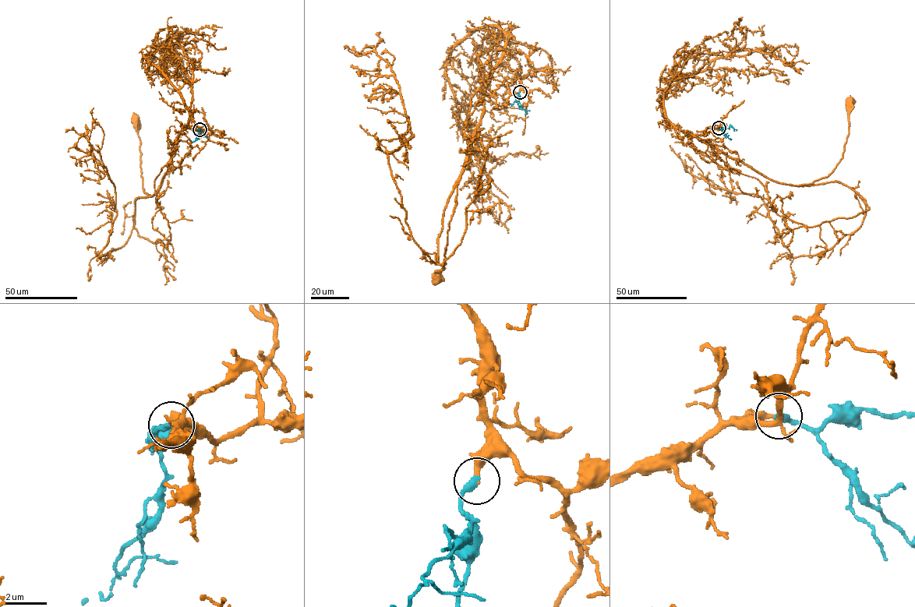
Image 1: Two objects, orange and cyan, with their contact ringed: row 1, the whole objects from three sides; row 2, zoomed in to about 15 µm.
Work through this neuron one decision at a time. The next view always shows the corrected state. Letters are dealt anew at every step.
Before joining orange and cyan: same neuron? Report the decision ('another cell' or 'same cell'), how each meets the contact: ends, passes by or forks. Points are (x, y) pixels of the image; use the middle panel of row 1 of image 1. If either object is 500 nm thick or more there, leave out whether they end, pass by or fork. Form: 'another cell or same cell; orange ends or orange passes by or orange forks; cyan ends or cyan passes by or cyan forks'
same cell; orange ends; cyan ends

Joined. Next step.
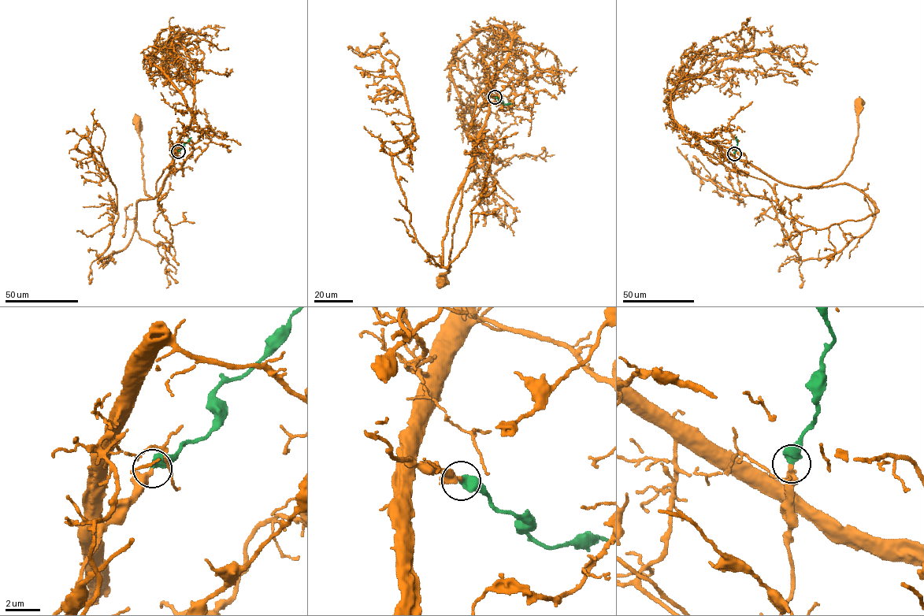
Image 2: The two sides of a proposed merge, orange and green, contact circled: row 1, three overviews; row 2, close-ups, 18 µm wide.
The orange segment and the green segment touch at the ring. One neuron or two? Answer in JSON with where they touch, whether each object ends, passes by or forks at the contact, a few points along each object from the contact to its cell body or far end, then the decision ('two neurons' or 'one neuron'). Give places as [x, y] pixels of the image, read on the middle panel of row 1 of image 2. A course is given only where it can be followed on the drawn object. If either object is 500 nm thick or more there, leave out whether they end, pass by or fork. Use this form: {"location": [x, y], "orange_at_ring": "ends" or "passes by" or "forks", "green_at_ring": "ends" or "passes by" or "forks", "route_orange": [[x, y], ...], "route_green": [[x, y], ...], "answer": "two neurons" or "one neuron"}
{"location": [495, 97], "route_orange": [[495, 98], [484, 91], [488, 78], [489, 113], [462, 187], [449, 268], [443, 282]], "route_green": [[495, 98], [503, 104], [512, 103]], "answer": "one neuron"}

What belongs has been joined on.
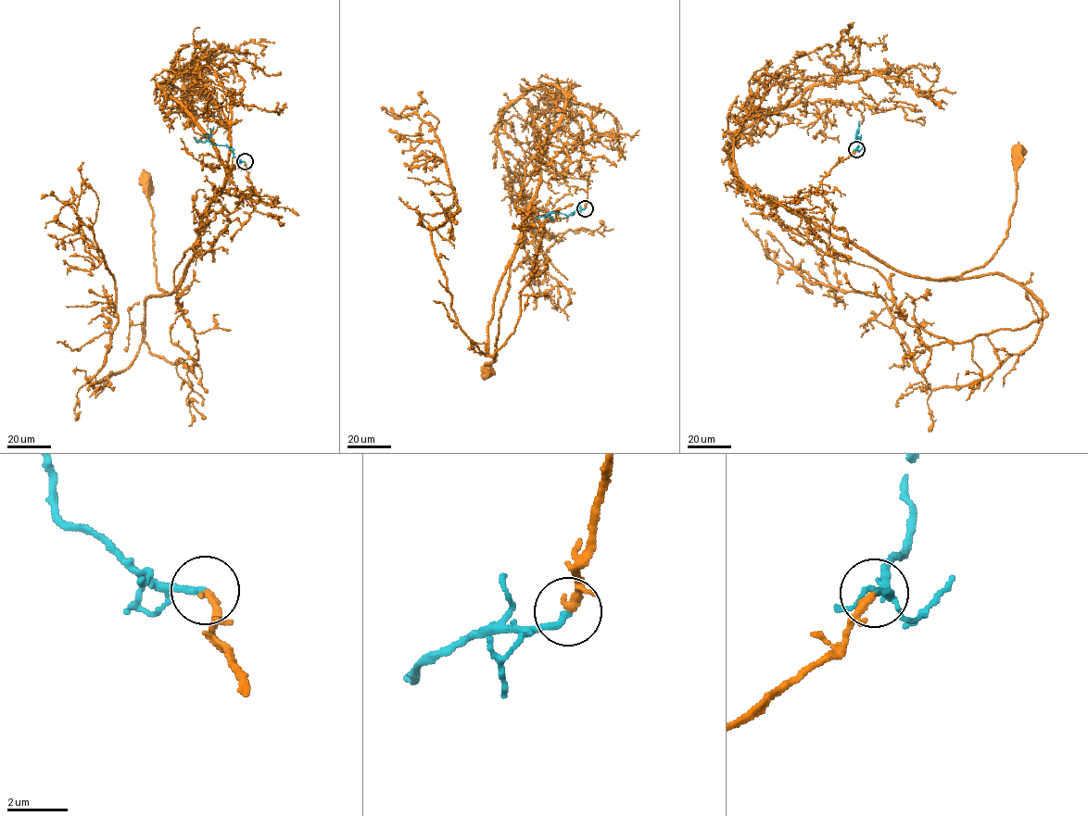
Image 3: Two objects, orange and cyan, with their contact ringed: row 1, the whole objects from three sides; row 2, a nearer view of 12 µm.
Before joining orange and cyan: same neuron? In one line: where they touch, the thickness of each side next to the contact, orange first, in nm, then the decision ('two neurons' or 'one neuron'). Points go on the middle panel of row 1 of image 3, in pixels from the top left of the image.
(585, 208) | 280/220 nm | one neuron

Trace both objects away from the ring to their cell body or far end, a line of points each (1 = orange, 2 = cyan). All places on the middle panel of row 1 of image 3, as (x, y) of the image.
1: (584, 208), (591, 166), (577, 139), (559, 126), (542, 156), (540, 182), (511, 265), (496, 357), (487, 372)
2: (584, 208), (567, 215), (550, 213), (553, 220)

